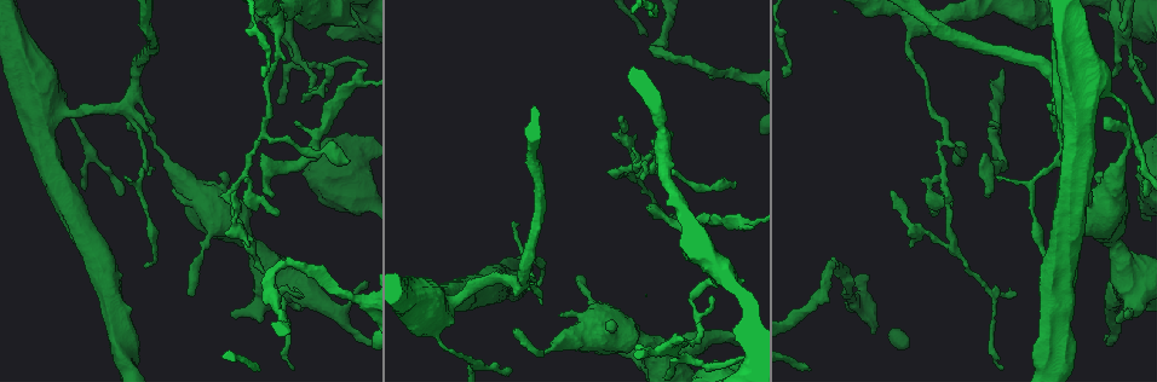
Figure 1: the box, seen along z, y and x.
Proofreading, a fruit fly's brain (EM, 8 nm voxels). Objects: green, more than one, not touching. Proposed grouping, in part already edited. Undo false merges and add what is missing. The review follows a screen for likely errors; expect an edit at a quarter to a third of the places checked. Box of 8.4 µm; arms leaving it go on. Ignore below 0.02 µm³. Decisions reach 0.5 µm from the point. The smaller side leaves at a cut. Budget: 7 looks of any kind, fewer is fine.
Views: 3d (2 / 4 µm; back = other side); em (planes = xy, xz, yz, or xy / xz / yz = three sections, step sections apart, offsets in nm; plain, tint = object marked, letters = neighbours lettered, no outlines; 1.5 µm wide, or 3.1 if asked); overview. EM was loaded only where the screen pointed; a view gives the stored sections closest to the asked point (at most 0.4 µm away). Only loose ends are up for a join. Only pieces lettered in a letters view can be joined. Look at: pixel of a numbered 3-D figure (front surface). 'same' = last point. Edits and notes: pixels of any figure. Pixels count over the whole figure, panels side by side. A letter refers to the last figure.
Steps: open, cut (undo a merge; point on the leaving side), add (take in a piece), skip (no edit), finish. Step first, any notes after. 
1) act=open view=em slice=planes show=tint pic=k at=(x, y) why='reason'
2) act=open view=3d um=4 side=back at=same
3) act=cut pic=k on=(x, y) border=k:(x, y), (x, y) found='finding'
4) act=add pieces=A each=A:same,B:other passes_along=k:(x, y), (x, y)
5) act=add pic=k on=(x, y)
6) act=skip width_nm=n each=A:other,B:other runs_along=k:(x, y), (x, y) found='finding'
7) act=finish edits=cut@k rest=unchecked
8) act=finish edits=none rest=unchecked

act=open view=em slice=planes show=letters pic=1 at=(144, 265) why='tapers out'

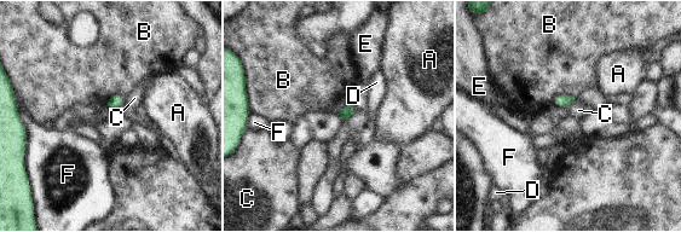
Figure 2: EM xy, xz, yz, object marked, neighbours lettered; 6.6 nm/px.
act=skip each=A:other,B:other,C:other,D:other,E:other,F:other border=2:(575, 97), (557, 94), (550, 100) found='no lettered piece goes on from it'

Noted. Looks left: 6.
act=open view=3d um=4 pic=1 at=(545, 351) why='calibre changes'

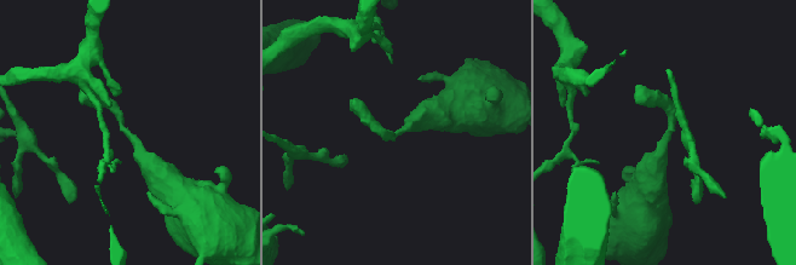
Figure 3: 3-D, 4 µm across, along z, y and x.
act=open view=em slice=planes show=plain pic=3 at=(394, 136)

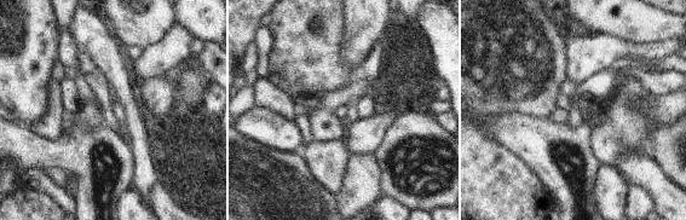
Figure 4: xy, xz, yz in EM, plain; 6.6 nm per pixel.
act=open view=em slice=planes show=letters at=same why='see the neighbours'

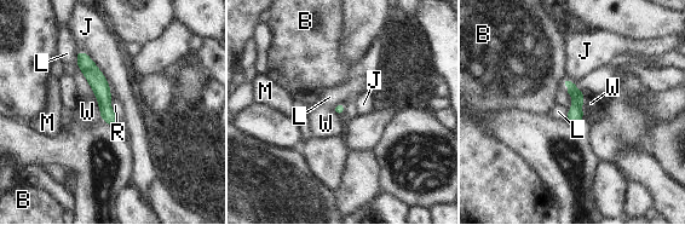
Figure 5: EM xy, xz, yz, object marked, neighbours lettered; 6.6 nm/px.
act=skip longest_contact=J:400nm each=B:other,J:other,L:other,M:other,R:other,W:other found='one cell here'

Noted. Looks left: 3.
act=open view=3d um=2 side=back pic=1 at=(1051, 104) why='sudden change in width'

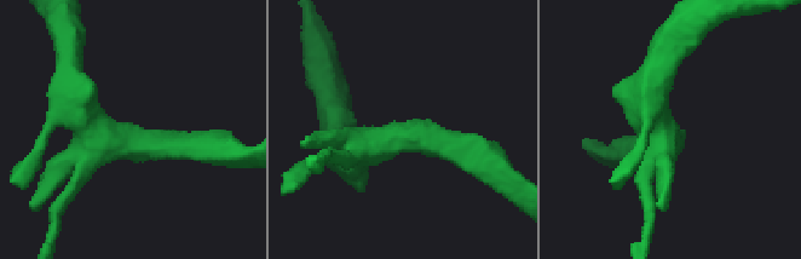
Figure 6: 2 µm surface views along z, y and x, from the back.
act=open view=em slice=planes show=plain pic=6 at=(663, 143) why='shape alone is not enough'

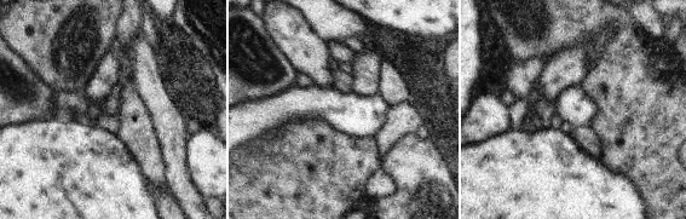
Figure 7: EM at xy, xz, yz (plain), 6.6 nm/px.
act=open view=em slice=planes show=letters at=same

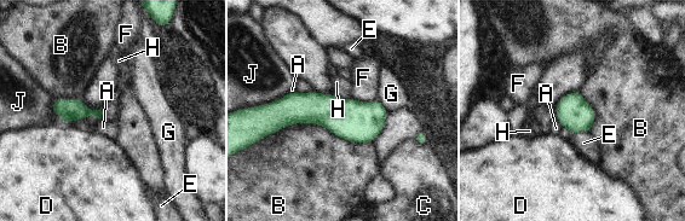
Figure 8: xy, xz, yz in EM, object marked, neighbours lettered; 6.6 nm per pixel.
act=skip each=A:other,B:other,C:other,D:other,E:other,F:other,G:other,H:other,J:other runs_along=8:(270, 109), (384, 112) found='one cell here'

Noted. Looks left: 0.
act=finish edits=none rest=unchecked

